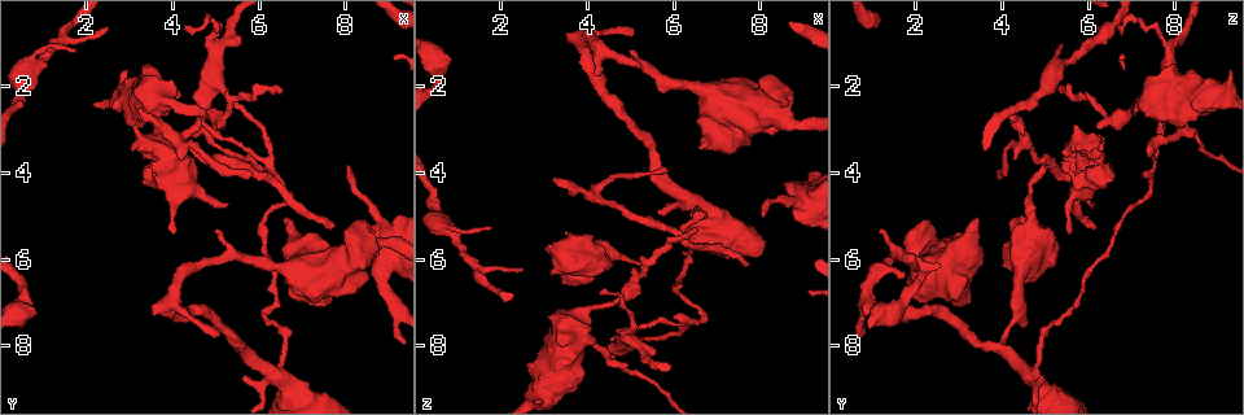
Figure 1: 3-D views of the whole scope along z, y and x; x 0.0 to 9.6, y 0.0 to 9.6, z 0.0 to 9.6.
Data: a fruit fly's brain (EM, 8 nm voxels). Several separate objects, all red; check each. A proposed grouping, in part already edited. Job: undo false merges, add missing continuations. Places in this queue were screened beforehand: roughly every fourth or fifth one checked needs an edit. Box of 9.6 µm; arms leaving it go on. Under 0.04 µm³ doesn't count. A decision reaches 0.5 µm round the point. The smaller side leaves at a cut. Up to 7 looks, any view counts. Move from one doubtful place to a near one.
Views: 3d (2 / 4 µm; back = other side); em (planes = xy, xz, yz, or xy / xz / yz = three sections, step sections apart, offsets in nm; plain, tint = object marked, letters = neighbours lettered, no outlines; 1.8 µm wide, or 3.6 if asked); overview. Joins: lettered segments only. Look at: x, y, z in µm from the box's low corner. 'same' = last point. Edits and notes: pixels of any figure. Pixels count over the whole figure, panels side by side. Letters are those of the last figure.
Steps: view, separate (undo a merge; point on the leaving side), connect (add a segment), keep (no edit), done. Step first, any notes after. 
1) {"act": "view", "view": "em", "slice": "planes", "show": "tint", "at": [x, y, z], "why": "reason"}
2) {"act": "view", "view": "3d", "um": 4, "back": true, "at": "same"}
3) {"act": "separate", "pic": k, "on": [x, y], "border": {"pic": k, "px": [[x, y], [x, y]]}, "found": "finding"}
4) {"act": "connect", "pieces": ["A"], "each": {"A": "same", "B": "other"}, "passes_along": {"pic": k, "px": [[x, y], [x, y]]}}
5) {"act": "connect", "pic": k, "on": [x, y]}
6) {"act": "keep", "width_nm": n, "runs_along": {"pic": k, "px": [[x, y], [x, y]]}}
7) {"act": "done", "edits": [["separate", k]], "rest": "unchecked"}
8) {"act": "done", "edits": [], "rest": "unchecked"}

{"act": "view", "view": "em", "slice": "planes", "show": "letters", "at": [6.50, 2.05, 5.35]}

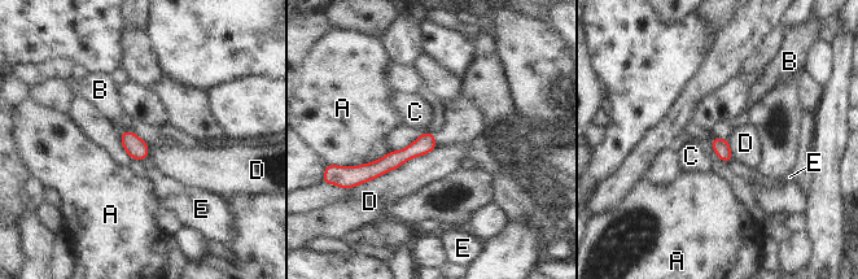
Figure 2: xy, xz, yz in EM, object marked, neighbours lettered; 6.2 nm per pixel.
{"act": "keep", "each": {"A": "other", "B": "other", "C": "other", "D": "other", "E": "other"}, "border": {"pic": 2, "px": [[436, 148], [353, 187]]}, "found": "no lettered segment goes on from it"}

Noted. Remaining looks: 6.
{"act": "view", "view": "em", "slice": "planes", "show": "plain", "at": [5.30, 4.75, 6.15]}

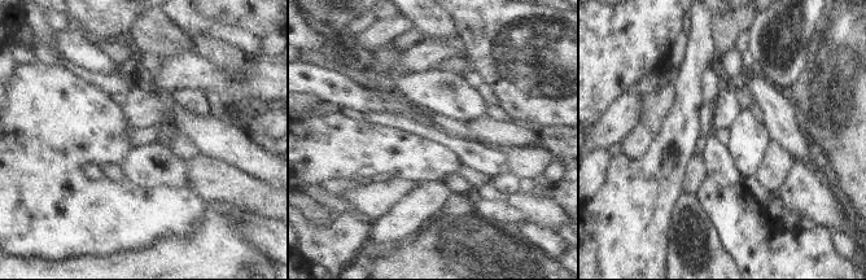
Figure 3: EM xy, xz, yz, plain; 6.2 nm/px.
{"act": "view", "view": "em", "slice": "planes", "show": "letters", "at": "same", "why": "see the neighbours"}

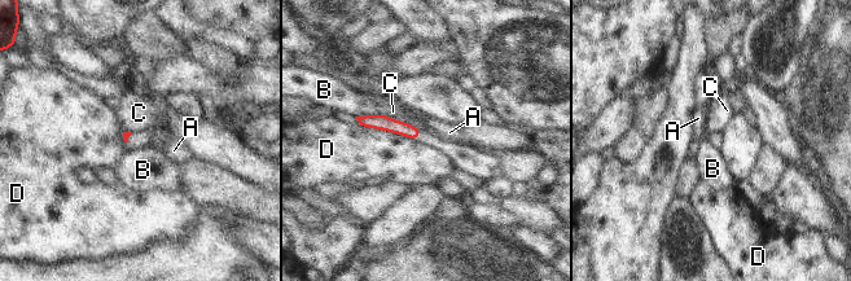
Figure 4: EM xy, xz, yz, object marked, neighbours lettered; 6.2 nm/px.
{"act": "keep", "longest_contact_nm": ["D", 380], "each": {"A": "other", "B": "other", "C": "other", "D": "other"}, "border": {"pic": 4, "px": [[360, 124], [399, 132], [417, 140]]}, "found": "no lettered segment goes on from it"}

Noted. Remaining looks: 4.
{"act": "view", "view": "em", "slice": "planes", "show": "letters", "at": [7.75, 5.20, 6.15], "why": "thin end"}

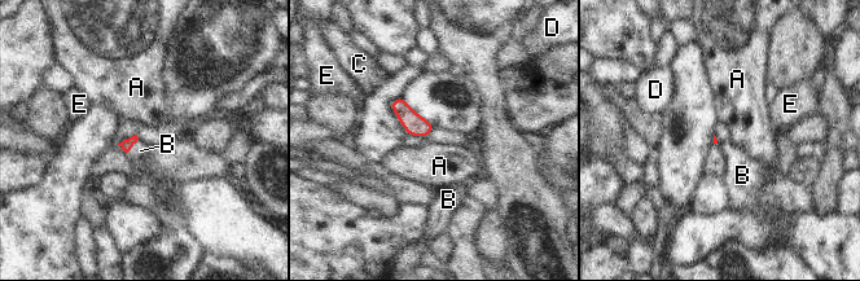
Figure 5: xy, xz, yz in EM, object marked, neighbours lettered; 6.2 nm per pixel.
{"act": "connect", "pieces": ["B"], "longest_contact_nm": ["B", 120], "each": {"A": "other", "B": "same", "C": "other", "D": "other", "E": "other"}, "found": "it goes on there"}

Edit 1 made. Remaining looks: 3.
{"act": "done", "edits": [["connect", 5]], "rest": "unchecked"}

